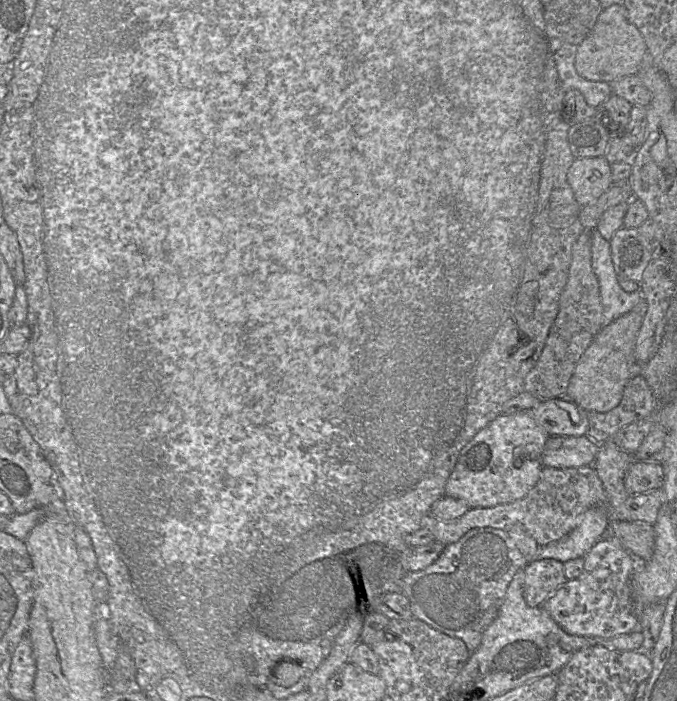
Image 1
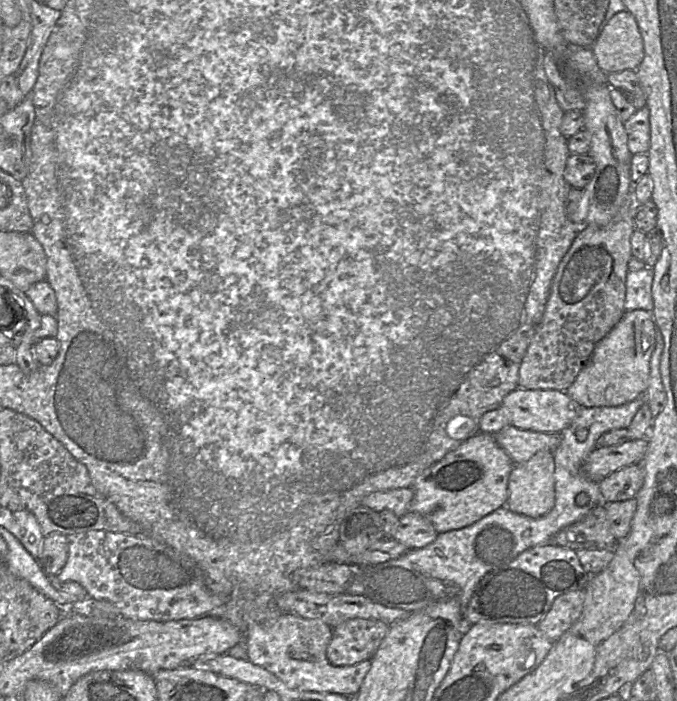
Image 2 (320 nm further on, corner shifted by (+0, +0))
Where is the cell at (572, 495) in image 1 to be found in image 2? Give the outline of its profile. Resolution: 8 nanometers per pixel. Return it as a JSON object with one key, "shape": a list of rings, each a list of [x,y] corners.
{"shape":[[[412,488],[378,491],[365,496],[361,501],[361,506],[374,510],[377,513],[389,510],[400,518],[410,512],[413,496]]]}

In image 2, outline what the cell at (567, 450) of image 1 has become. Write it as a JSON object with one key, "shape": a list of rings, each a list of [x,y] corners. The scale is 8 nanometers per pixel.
{"shape":[[[508,425],[494,434],[498,445],[515,463],[523,463],[541,450],[554,452],[560,442],[560,433],[543,433],[523,430]]]}

